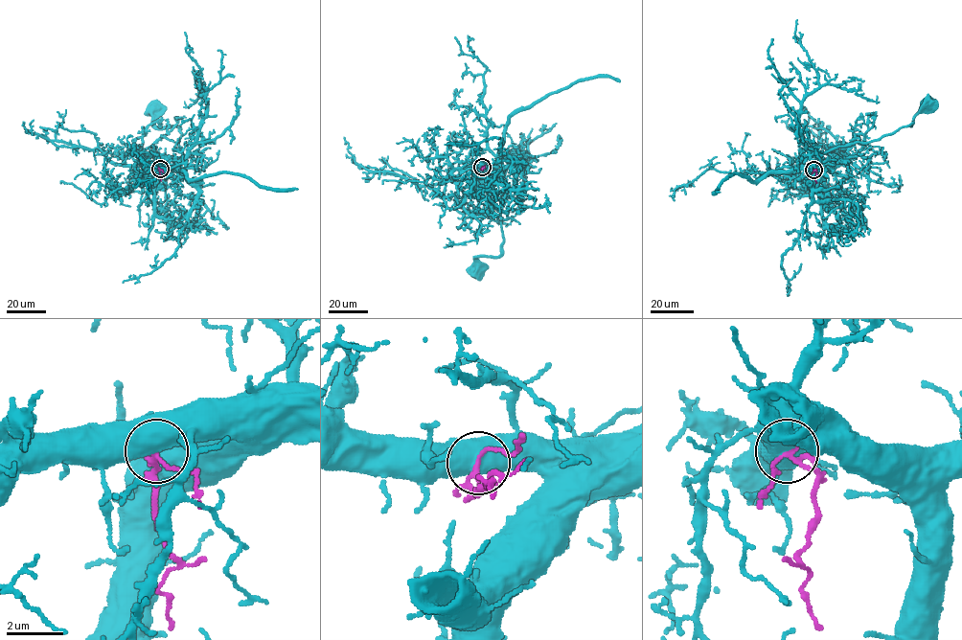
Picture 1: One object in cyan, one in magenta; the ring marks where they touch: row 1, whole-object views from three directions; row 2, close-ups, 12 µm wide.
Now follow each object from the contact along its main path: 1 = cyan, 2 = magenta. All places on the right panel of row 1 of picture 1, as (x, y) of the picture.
1: (814, 170), (803, 161), (838, 147), (879, 140), (908, 126), (924, 103)
2: (814, 170), (816, 183)

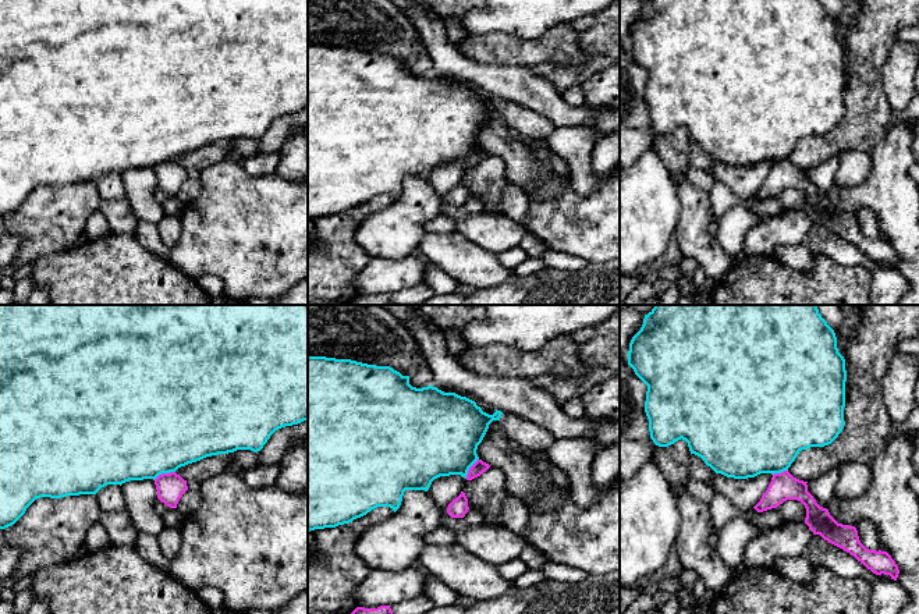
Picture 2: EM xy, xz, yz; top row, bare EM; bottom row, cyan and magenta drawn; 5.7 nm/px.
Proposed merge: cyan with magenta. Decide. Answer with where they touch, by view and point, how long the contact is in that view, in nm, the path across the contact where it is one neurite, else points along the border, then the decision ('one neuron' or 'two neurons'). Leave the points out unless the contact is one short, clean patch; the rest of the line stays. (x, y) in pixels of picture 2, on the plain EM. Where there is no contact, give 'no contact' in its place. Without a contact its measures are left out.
xy (163, 160) | 140 nm | along xy (174, 159), (159, 162), (153, 167) | two neurons

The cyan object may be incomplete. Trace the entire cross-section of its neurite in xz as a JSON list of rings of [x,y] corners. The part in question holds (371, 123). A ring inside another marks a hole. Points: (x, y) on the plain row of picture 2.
[[[308,45],[308,220],[349,212],[377,195],[390,195],[395,200],[405,178],[427,180],[432,170],[440,164],[461,163],[466,167],[469,156],[479,148],[476,138],[489,113],[493,109],[500,109],[501,103],[503,100],[497,97],[493,103],[489,103],[475,89],[455,81],[444,81],[433,74],[412,75],[409,64],[402,64],[390,54],[368,53],[351,47]]]

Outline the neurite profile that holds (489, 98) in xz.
[[[437,75],[437,77],[444,79],[444,81],[455,81],[455,82],[458,82],[461,85],[466,85],[466,86],[475,89],[476,93],[480,95],[482,99],[489,102],[489,103],[493,103],[496,100],[496,96],[489,95],[487,92],[479,89],[475,84],[469,84],[469,82],[462,81],[462,79],[454,79],[453,77],[448,77],[448,75]]]

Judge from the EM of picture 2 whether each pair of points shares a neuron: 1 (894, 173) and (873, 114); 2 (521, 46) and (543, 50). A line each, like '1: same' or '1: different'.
1: different
2: same

